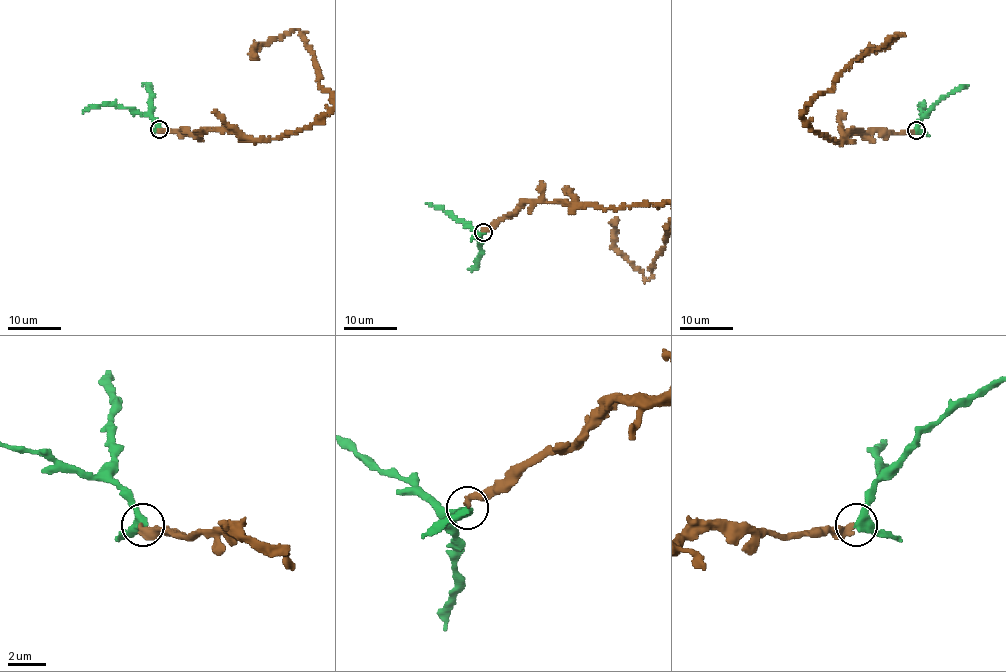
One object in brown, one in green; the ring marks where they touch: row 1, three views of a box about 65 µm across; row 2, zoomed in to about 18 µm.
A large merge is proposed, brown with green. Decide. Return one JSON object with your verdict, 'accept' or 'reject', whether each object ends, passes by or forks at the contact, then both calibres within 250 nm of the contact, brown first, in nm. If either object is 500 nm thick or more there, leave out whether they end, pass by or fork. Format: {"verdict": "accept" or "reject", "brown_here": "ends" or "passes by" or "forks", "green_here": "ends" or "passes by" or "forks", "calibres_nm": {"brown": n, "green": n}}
{"verdict": "reject", "brown_here": "ends", "green_here": "passes by", "calibres_nm": {"brown": 360, "green": 400}}

